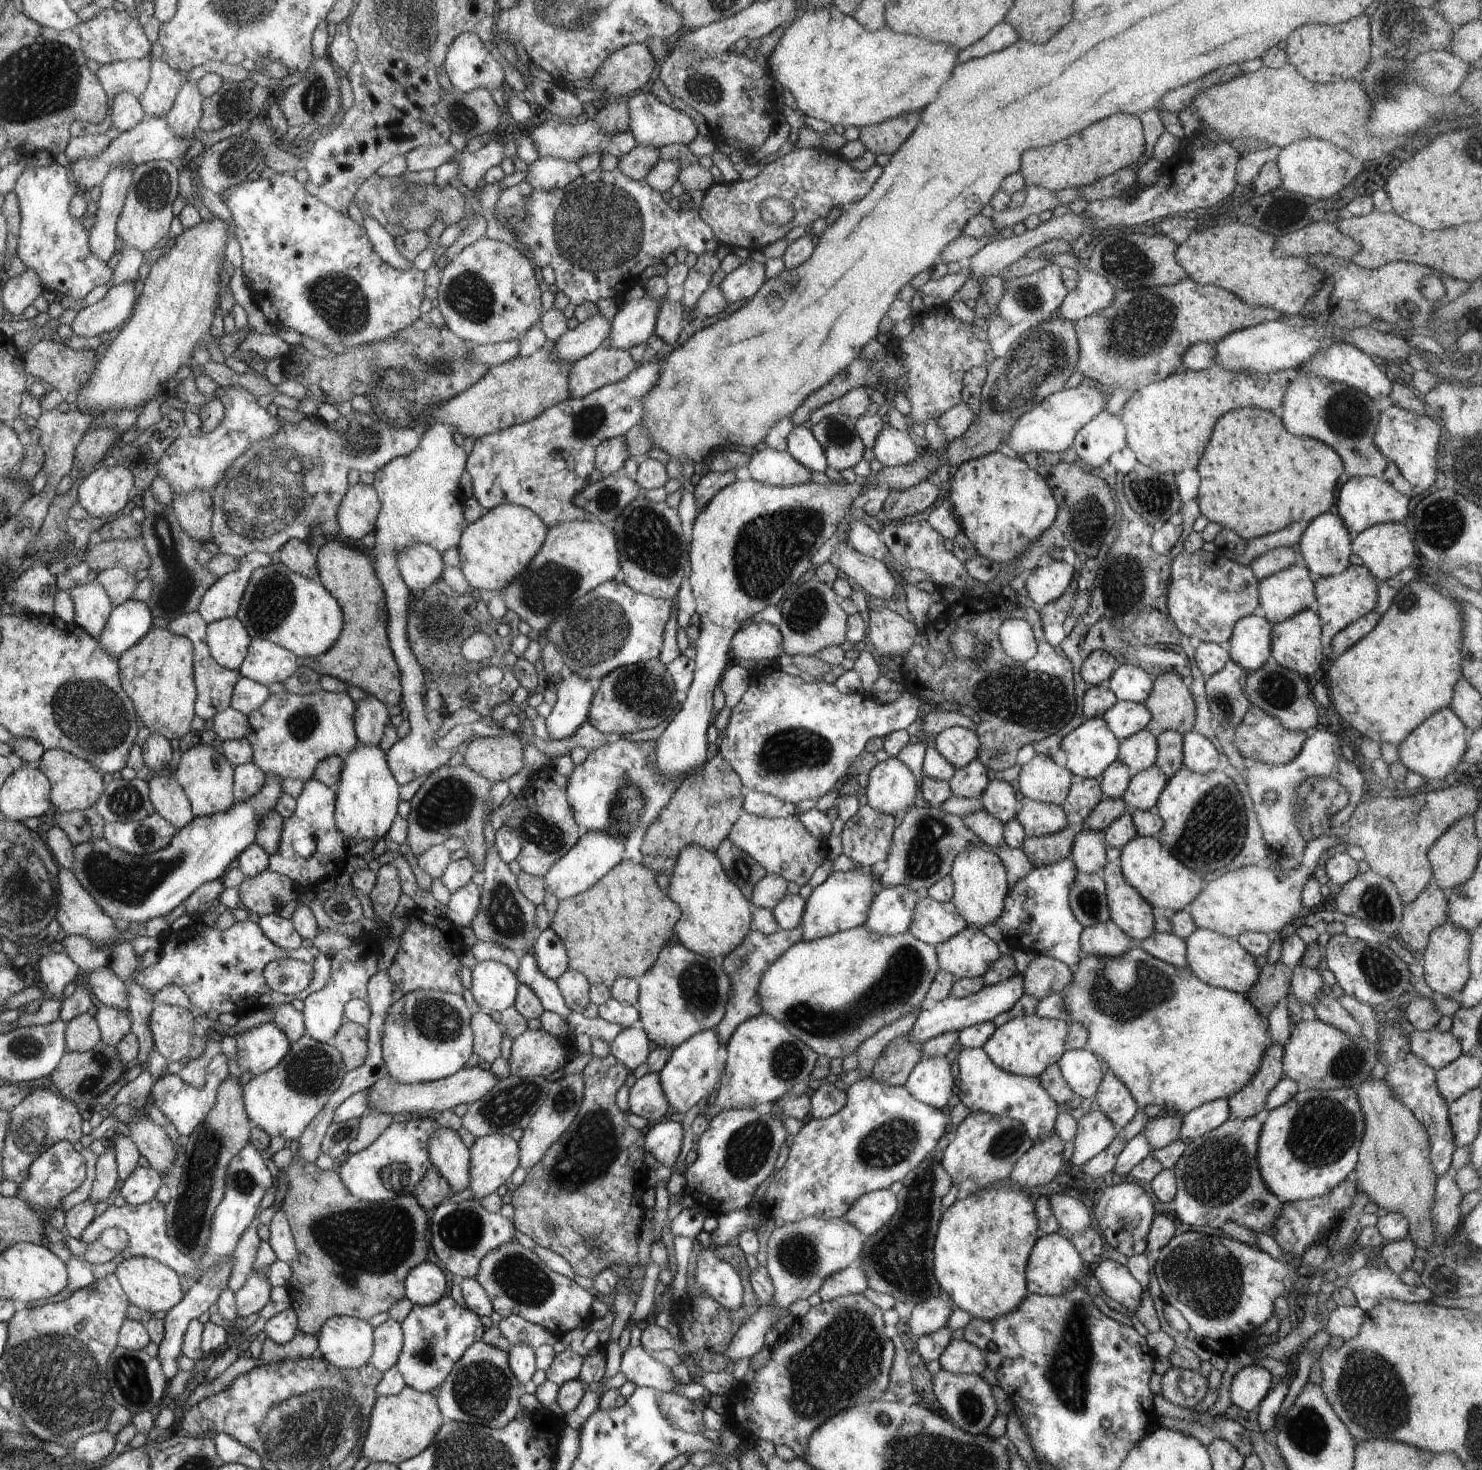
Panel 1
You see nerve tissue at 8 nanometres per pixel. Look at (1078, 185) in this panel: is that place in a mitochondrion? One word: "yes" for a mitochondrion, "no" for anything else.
no

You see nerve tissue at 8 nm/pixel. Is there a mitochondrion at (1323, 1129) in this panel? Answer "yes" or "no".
yes

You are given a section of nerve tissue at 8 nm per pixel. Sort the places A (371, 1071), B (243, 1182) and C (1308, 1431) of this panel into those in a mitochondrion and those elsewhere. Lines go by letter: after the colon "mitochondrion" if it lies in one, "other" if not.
A: other
B: mitochondrion
C: mitochondrion

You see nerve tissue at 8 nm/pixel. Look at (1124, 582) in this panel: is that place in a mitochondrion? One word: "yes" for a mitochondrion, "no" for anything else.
yes

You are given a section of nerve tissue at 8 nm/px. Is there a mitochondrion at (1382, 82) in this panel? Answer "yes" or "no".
yes

